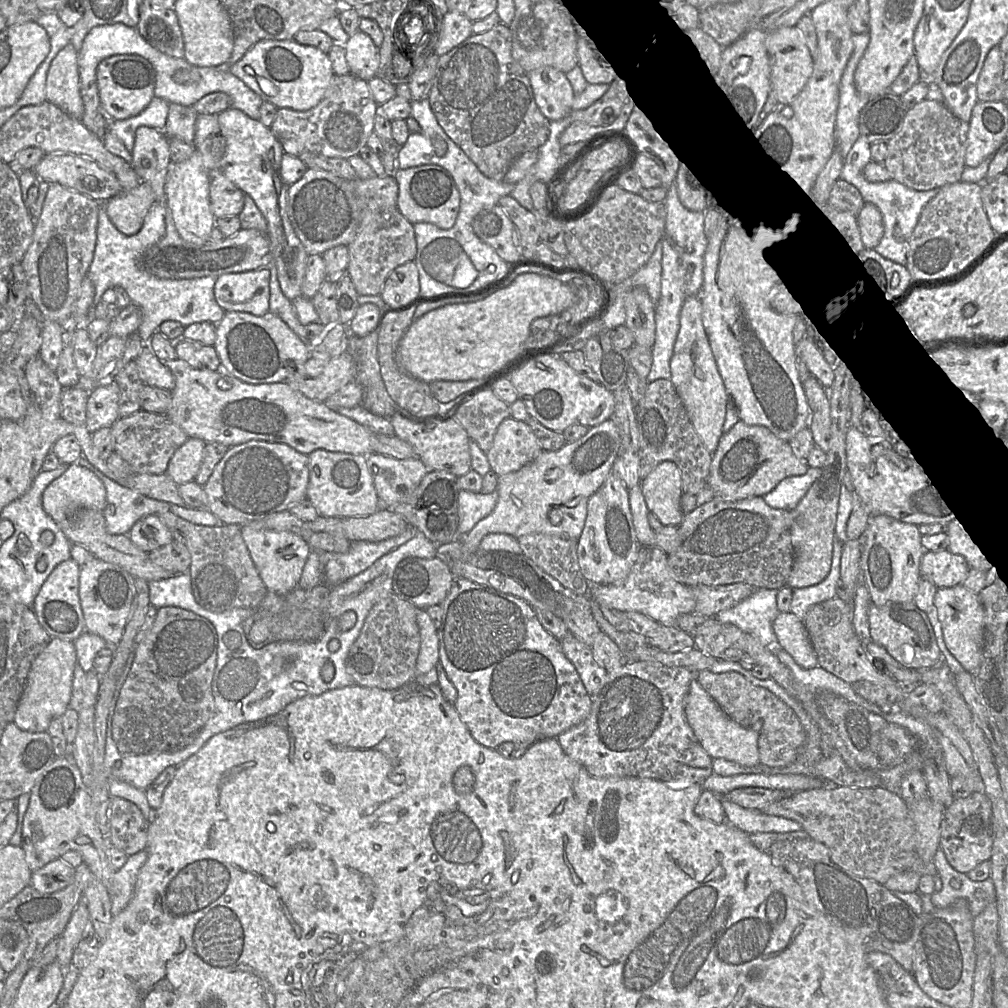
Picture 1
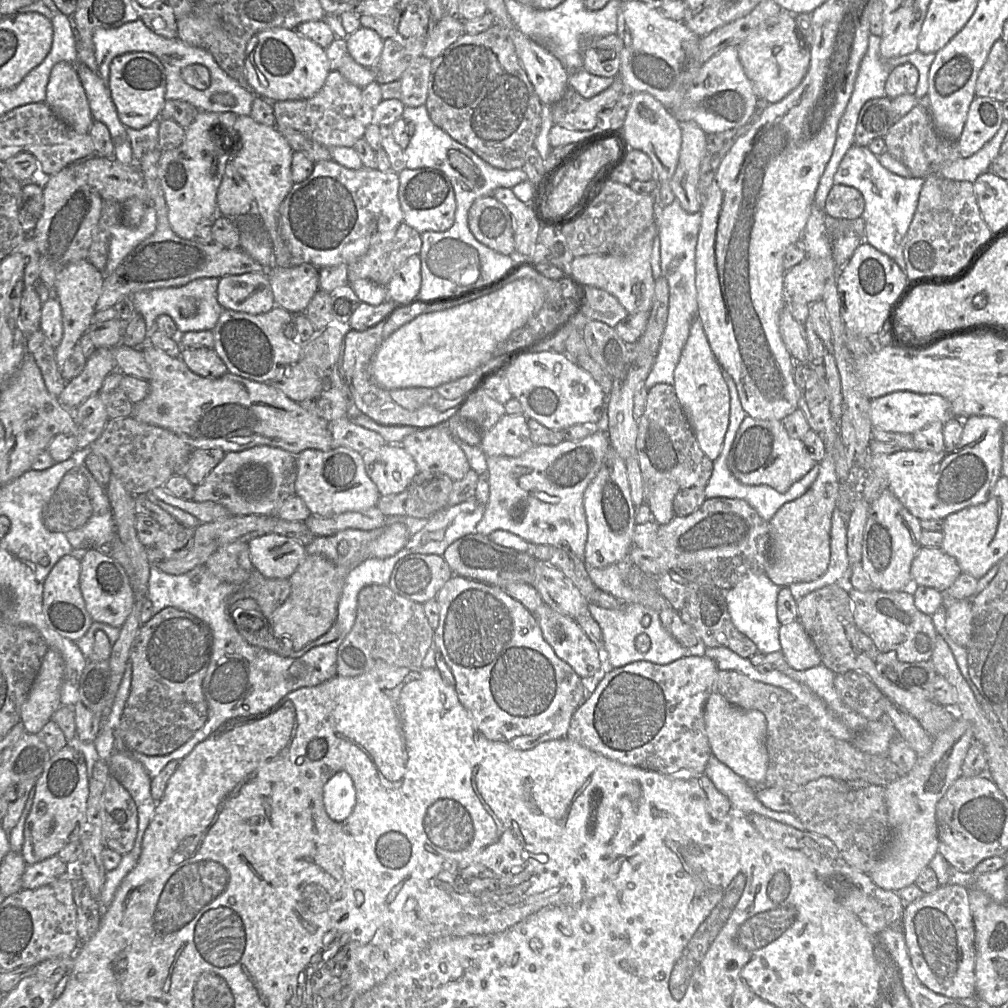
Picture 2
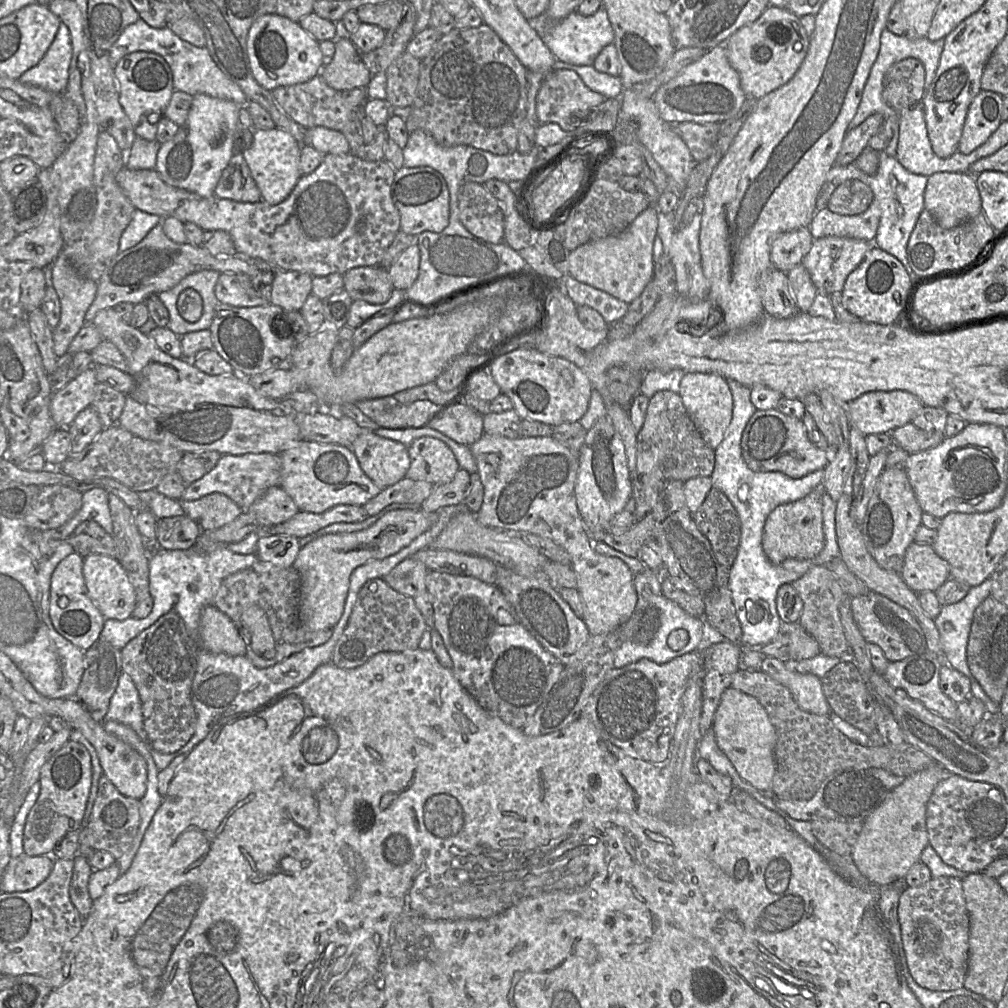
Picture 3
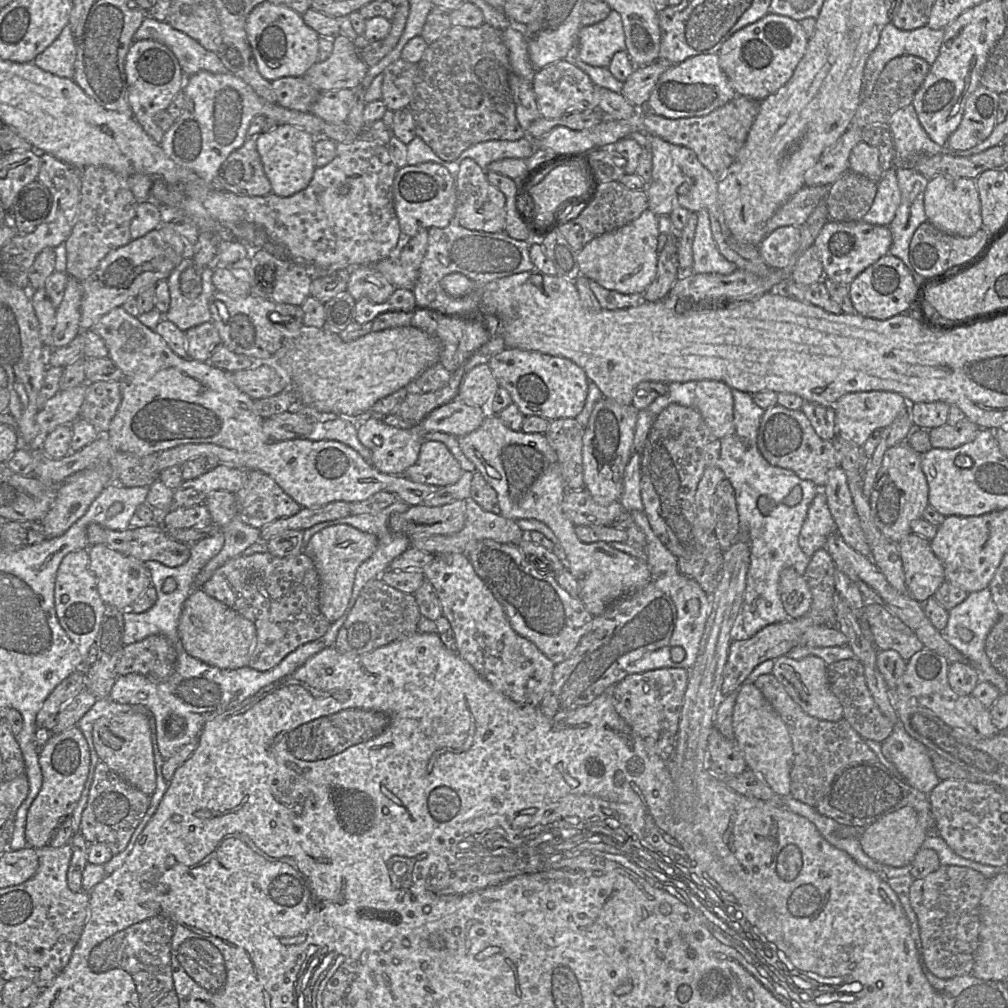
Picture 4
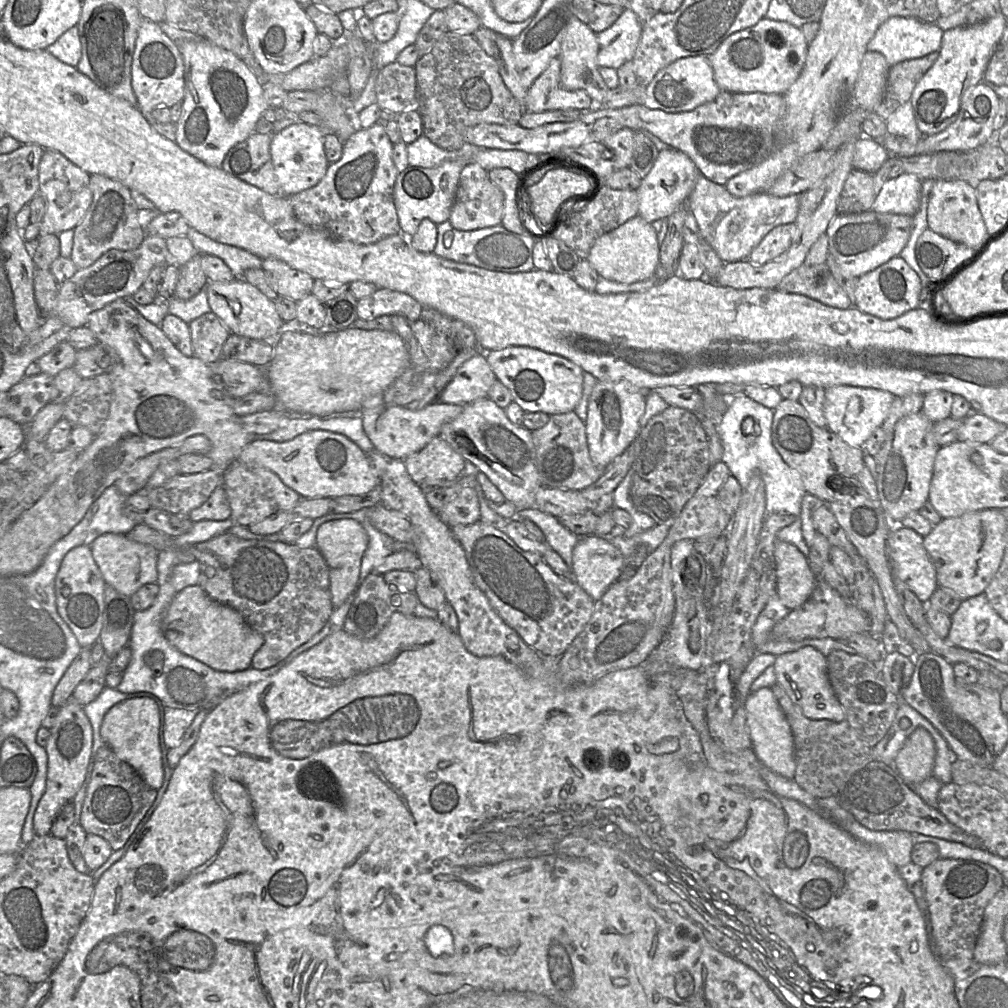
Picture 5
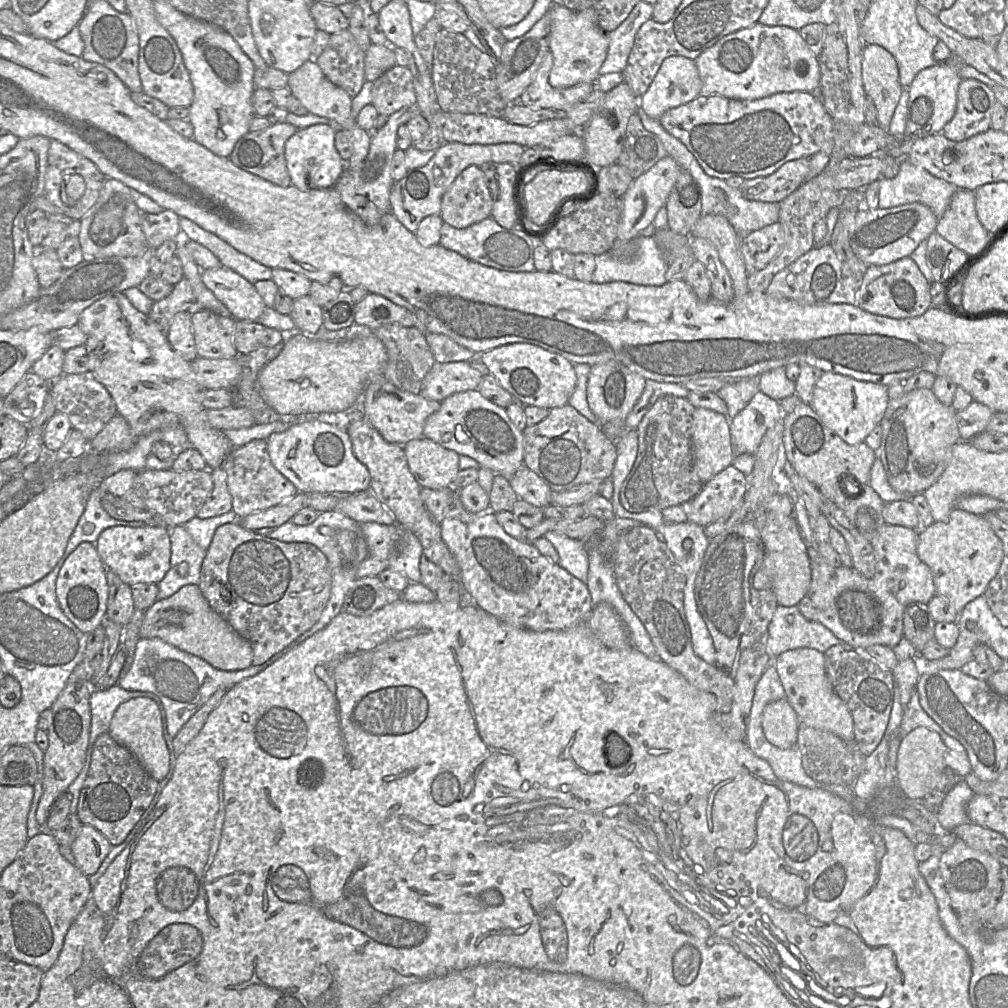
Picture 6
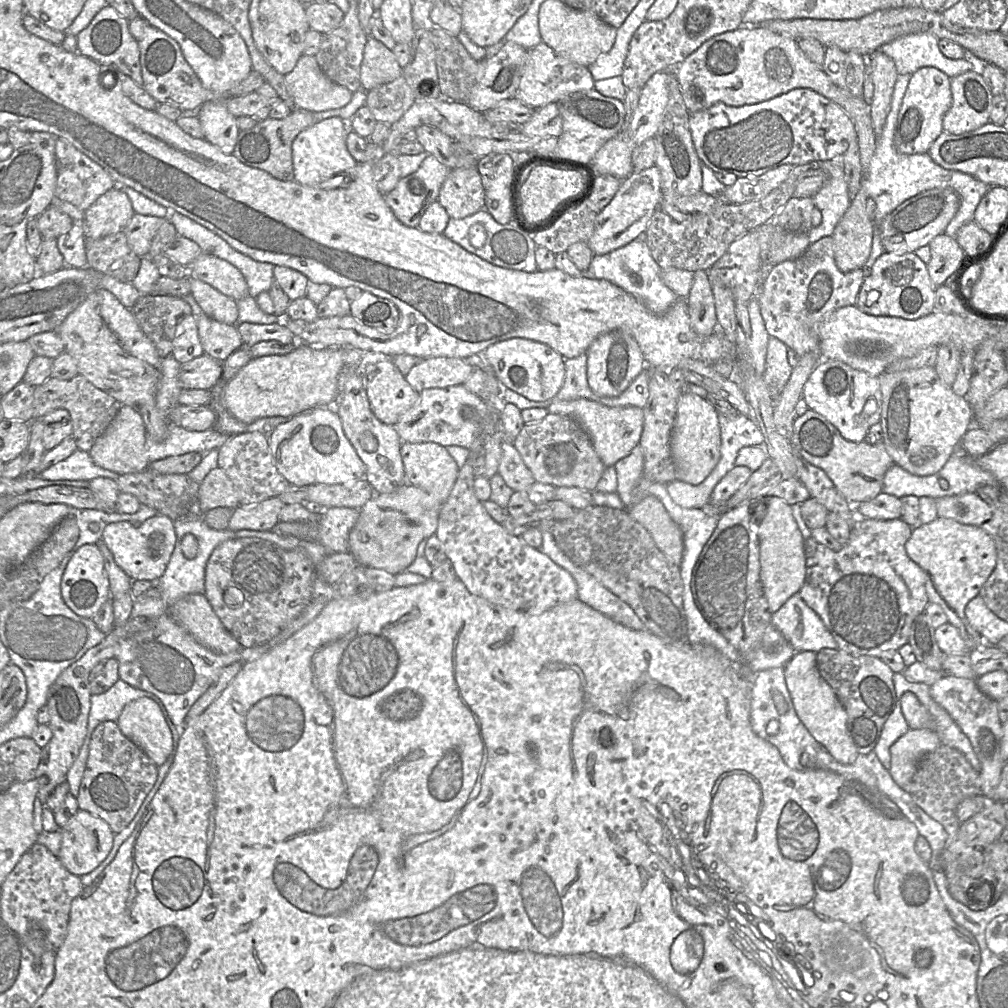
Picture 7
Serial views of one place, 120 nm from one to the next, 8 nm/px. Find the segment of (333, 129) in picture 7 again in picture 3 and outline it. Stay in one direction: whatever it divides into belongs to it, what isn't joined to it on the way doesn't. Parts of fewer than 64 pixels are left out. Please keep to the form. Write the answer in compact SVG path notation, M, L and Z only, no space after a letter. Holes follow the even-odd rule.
M274 127L272 129L254 128L252 144L243 152L252 178L260 190L263 201L277 205L288 198L298 180L300 171L301 147L288 132Z

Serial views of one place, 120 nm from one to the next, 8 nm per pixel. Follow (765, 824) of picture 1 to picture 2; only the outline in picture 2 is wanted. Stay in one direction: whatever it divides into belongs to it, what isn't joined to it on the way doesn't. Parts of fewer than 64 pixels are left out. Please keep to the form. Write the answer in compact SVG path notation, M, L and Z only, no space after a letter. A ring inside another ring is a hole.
M713 754L706 765L705 774L715 787L728 797L732 807L731 812L747 817L759 814L798 830L805 830L804 825L792 813L774 811L765 807L756 797L757 789Z

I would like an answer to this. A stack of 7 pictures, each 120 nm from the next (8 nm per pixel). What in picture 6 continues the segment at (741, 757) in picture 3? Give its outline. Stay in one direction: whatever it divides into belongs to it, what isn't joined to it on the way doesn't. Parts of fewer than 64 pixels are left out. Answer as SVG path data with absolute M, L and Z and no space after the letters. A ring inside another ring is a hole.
M784 698L769 703L762 714L762 730L766 740L780 749L788 749L797 741L799 717Z

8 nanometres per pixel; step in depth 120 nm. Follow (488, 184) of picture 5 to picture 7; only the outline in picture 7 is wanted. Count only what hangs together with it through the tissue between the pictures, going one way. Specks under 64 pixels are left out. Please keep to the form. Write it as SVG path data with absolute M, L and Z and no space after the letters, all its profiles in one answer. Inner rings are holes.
M477 167L451 170L440 188L438 201L454 219L462 219L484 209L485 194Z

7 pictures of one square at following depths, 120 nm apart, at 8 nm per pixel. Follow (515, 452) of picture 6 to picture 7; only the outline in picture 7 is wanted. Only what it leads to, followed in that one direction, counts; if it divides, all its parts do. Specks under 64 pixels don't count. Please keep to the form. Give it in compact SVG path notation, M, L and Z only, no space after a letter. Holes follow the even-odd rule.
M463 385L432 388L419 393L417 402L401 415L395 429L403 443L434 442L469 449L489 423L489 415L487 403Z

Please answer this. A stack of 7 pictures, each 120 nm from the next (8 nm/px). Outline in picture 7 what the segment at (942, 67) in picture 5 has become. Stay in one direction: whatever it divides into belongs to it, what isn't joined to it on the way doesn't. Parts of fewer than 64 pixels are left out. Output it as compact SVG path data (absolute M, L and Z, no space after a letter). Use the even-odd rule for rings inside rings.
M925 66L911 75L898 113L894 134L895 148L902 154L927 153L943 132L942 121L952 104L950 78L941 70Z

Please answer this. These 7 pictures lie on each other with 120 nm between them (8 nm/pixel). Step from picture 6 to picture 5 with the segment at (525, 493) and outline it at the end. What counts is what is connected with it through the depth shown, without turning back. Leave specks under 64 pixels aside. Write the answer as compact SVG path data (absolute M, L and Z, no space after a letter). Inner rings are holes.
M541 485L535 494L534 507L556 518L561 518L565 515L580 514L587 511L601 514L610 511L613 506L612 493L597 501L591 501L586 499L581 491Z

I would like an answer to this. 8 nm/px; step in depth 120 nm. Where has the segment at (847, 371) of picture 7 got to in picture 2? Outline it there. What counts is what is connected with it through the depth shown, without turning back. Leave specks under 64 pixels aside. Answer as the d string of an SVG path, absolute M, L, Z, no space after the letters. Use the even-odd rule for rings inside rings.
M898 391L870 400L870 419L873 428L879 428L887 432L913 435L934 421L941 421L945 424L953 417L948 401L937 394Z

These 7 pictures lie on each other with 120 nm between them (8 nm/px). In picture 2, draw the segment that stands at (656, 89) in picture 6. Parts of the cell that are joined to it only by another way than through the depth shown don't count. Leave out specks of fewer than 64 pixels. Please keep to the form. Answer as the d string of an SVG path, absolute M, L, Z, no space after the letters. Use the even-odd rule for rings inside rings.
M730 46L707 60L681 105L674 112L678 122L693 121L706 135L724 132L747 124L753 117L758 97L738 56L738 46Z

